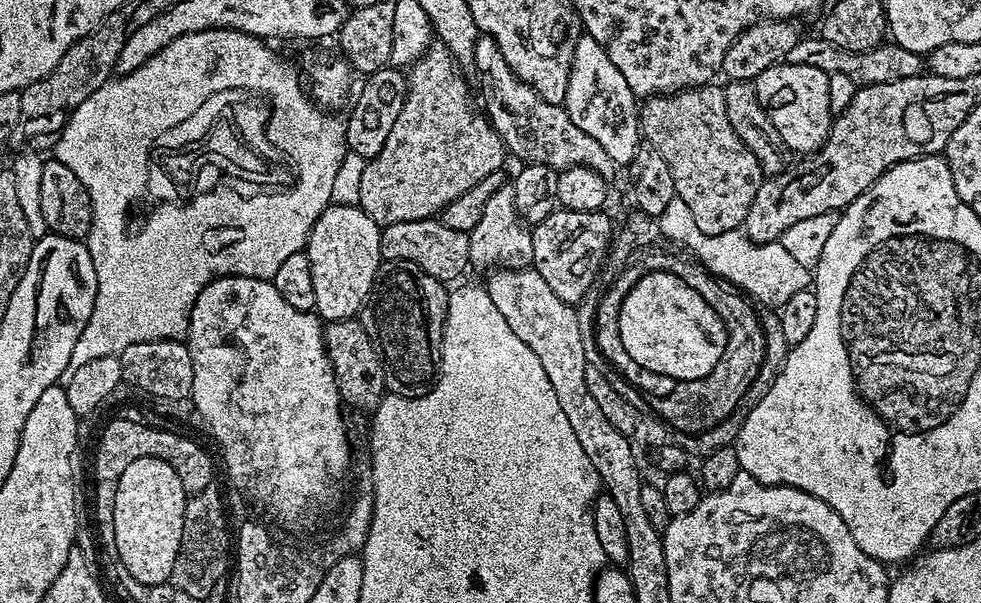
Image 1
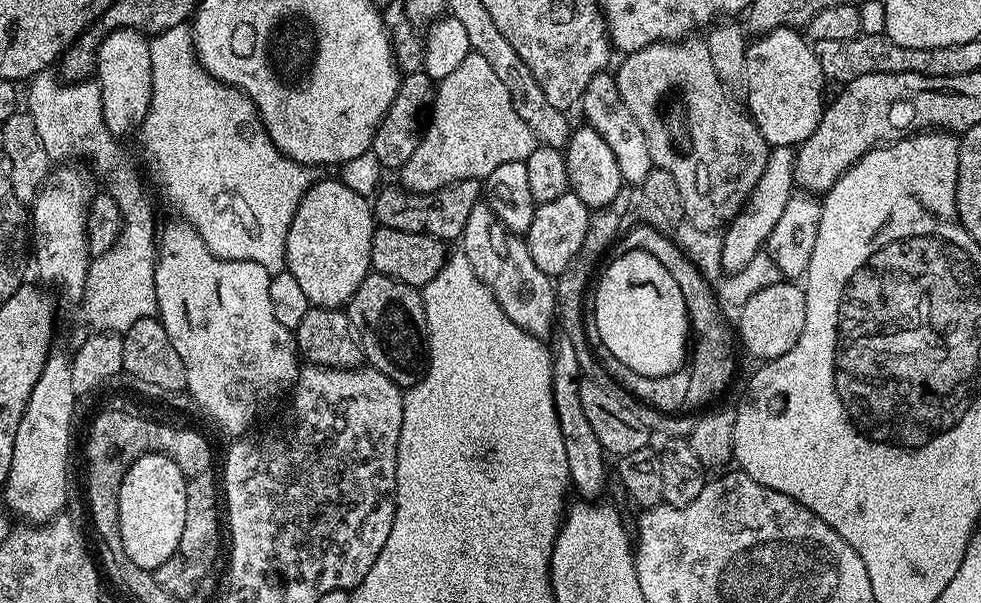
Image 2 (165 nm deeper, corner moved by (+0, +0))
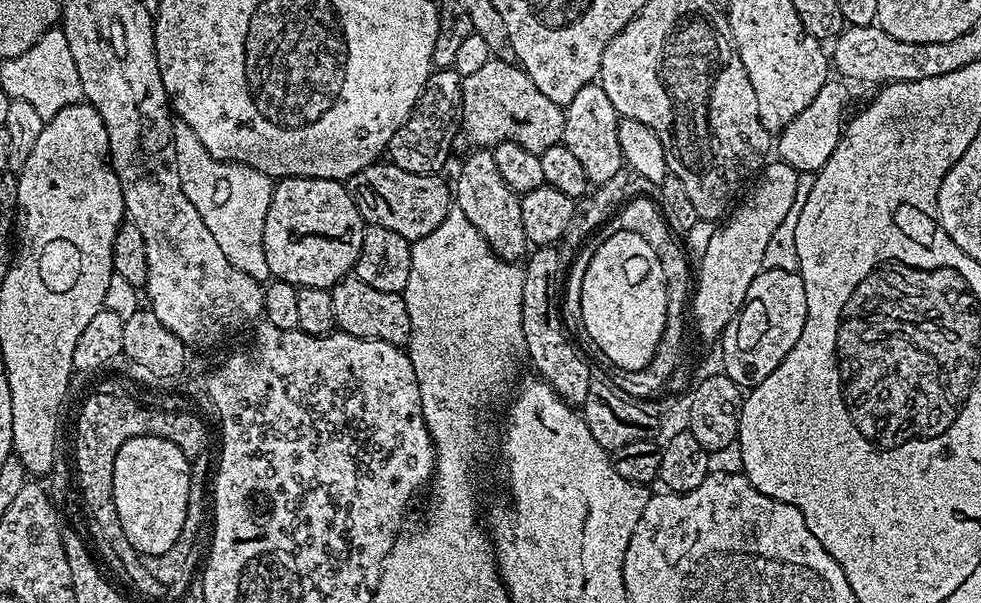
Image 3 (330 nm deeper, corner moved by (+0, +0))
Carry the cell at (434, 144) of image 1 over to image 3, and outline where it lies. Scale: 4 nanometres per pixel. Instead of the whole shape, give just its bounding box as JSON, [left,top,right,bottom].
[458,59,564,154]

